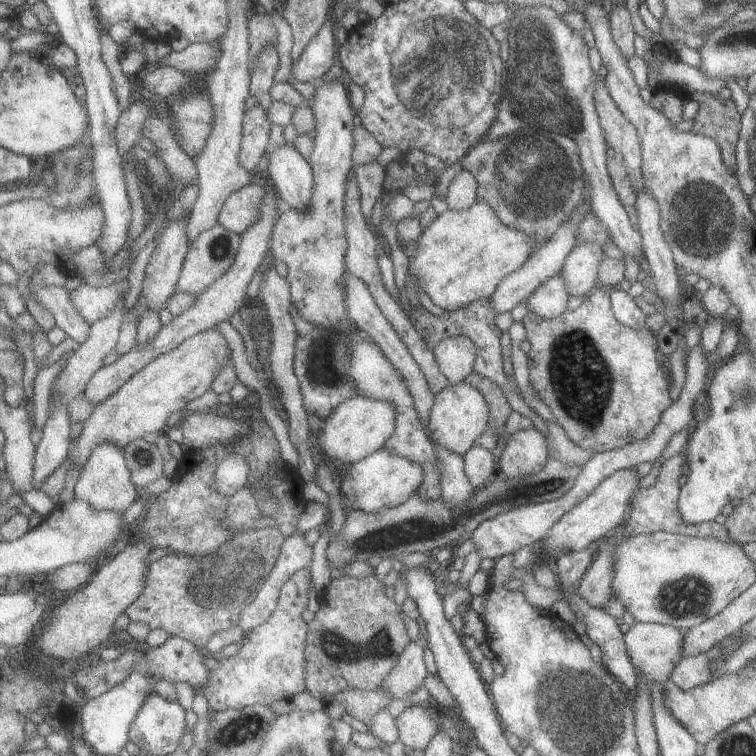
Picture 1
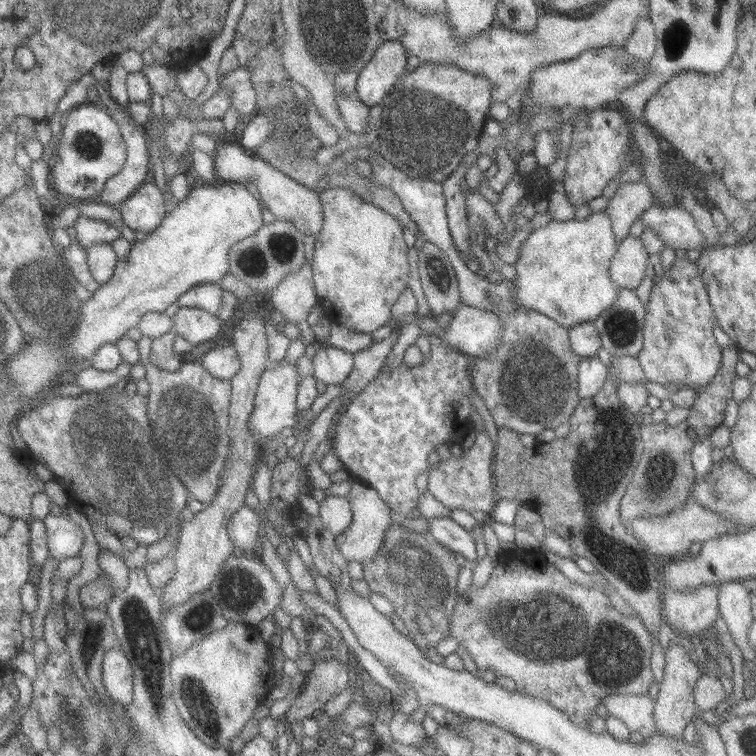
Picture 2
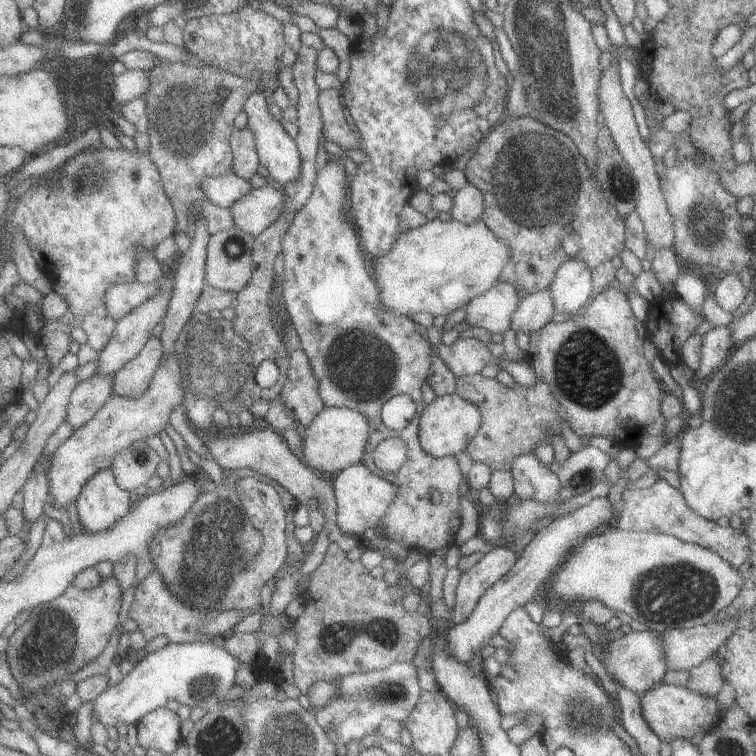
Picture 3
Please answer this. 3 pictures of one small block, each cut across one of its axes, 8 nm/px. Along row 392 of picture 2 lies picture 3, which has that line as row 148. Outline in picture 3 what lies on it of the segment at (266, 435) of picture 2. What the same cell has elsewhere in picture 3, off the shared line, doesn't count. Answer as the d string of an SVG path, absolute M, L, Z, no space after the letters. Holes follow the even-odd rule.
M262 89L254 92L254 96L250 96L249 101L245 104L245 110L248 117L247 126L254 132L256 138L257 154L261 157L262 165L268 171L269 176L281 185L296 180L300 174L300 168L302 168L296 142L284 132L282 124L268 114L268 104L262 96Z

